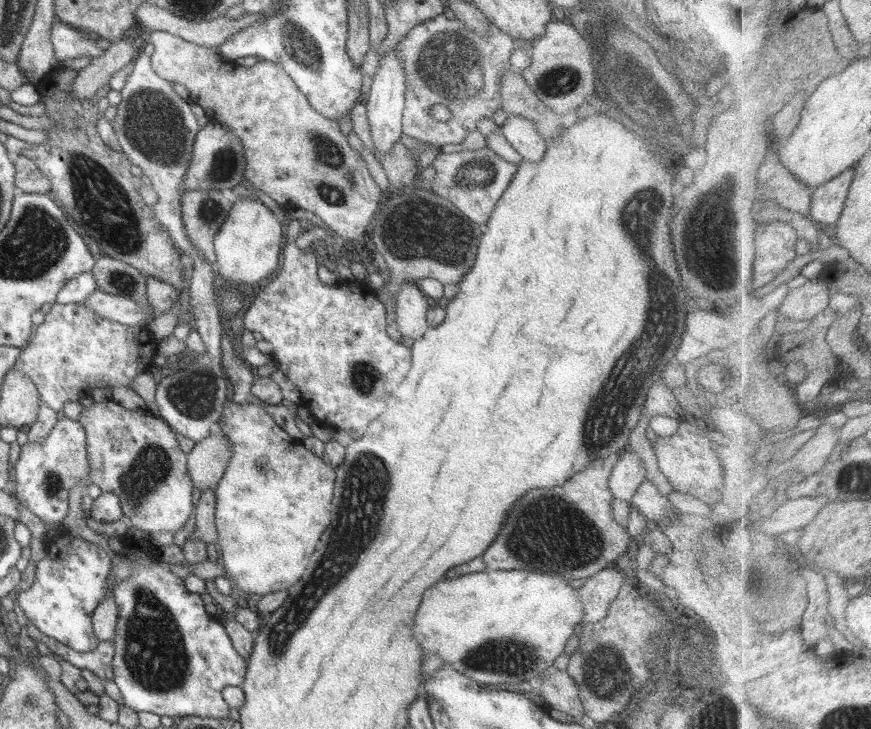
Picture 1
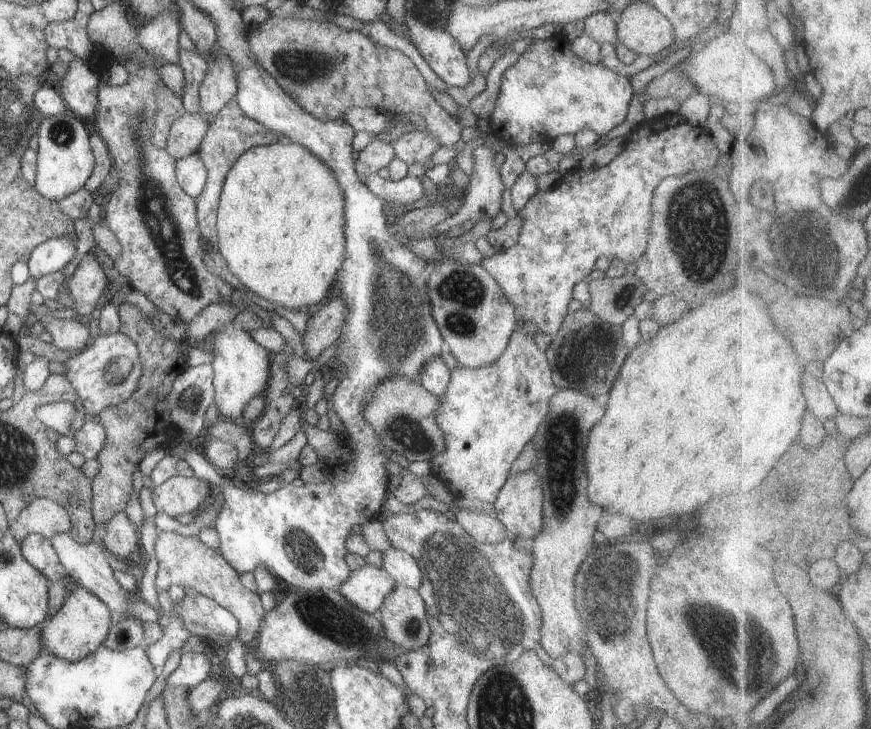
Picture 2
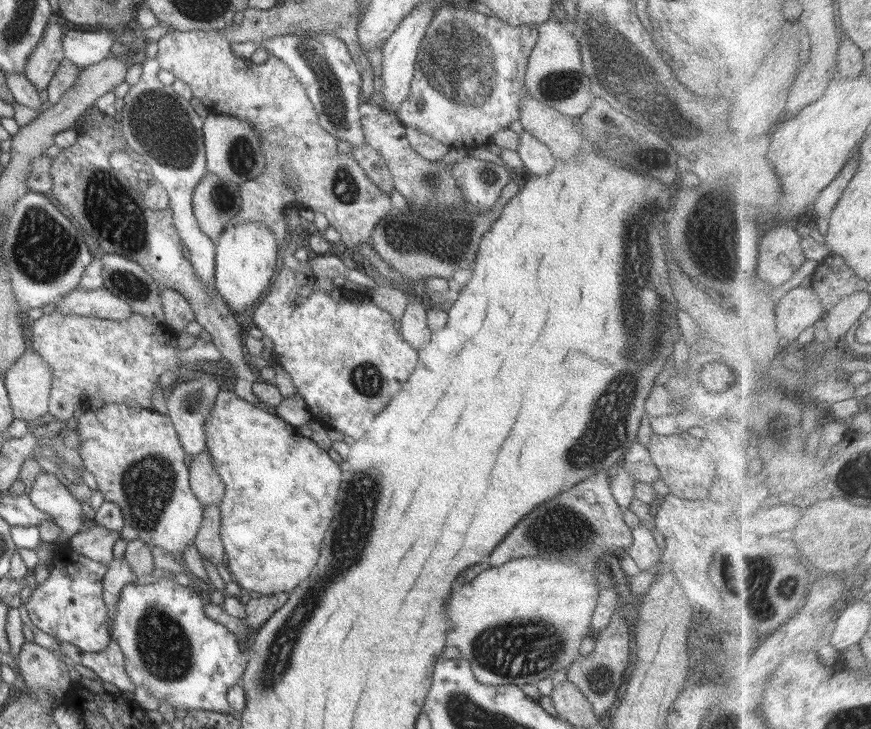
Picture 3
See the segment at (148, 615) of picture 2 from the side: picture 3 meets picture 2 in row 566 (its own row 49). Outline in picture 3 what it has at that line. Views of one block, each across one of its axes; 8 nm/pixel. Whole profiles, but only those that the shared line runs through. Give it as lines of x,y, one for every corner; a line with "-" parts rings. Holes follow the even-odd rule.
71,29
62,37
65,58
81,69
96,65
112,55
115,32
82,32

